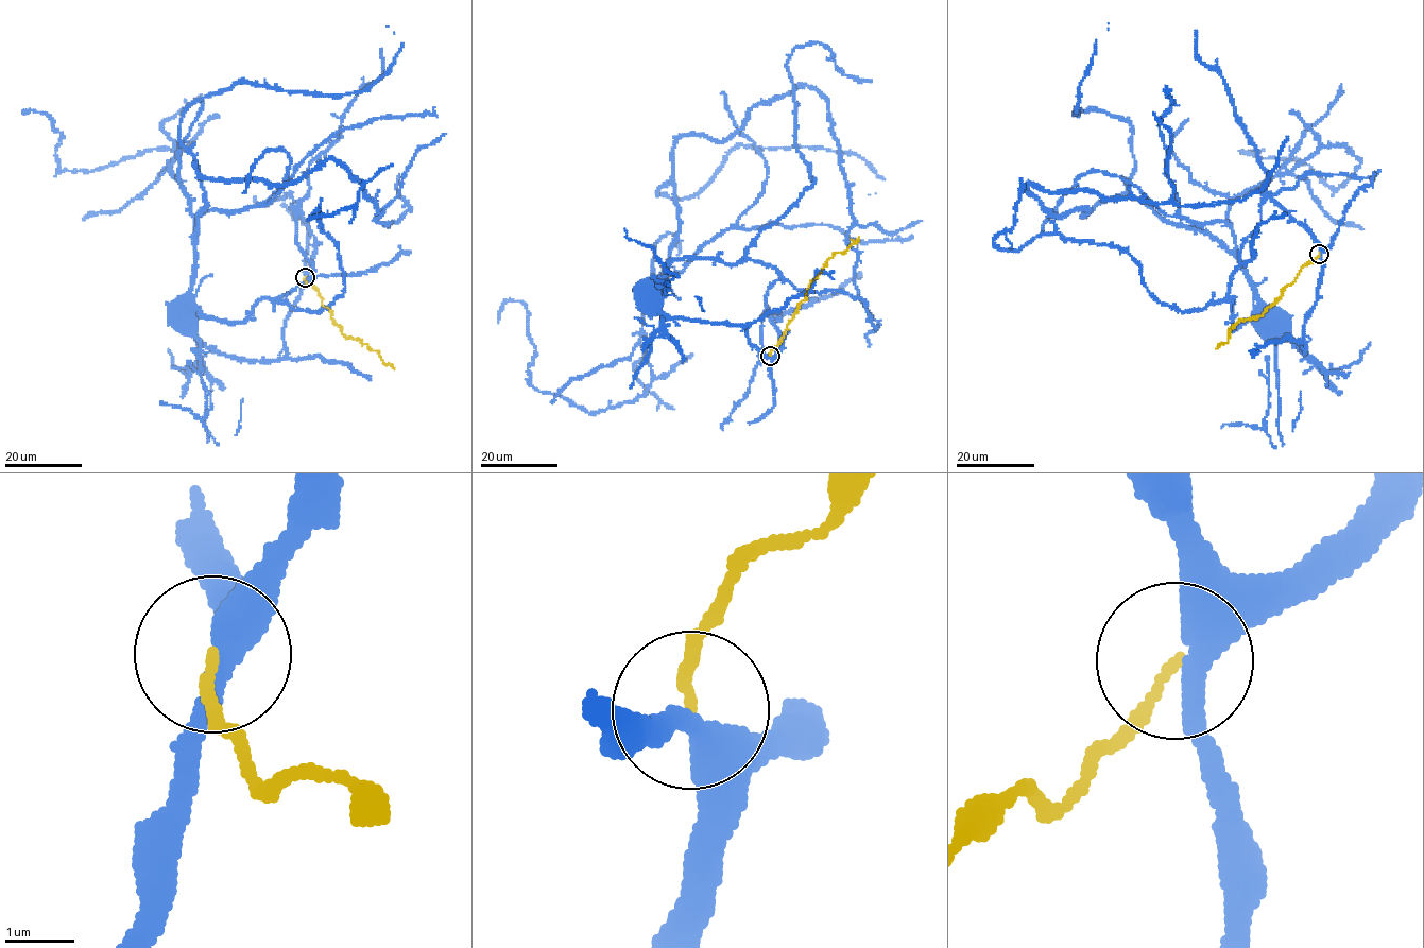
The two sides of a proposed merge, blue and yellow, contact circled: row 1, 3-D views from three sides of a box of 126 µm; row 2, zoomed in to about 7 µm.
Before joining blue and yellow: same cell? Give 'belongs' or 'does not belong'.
does not belong

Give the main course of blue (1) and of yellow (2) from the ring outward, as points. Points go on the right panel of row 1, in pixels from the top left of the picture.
1: (1320, 254), (1323, 274), (1306, 322), (1304, 351), (1300, 350), (1266, 315), (1254, 313)
2: (1320, 254), (1301, 269), (1294, 281), (1264, 313), (1232, 325), (1228, 330), (1230, 338), (1216, 349)

